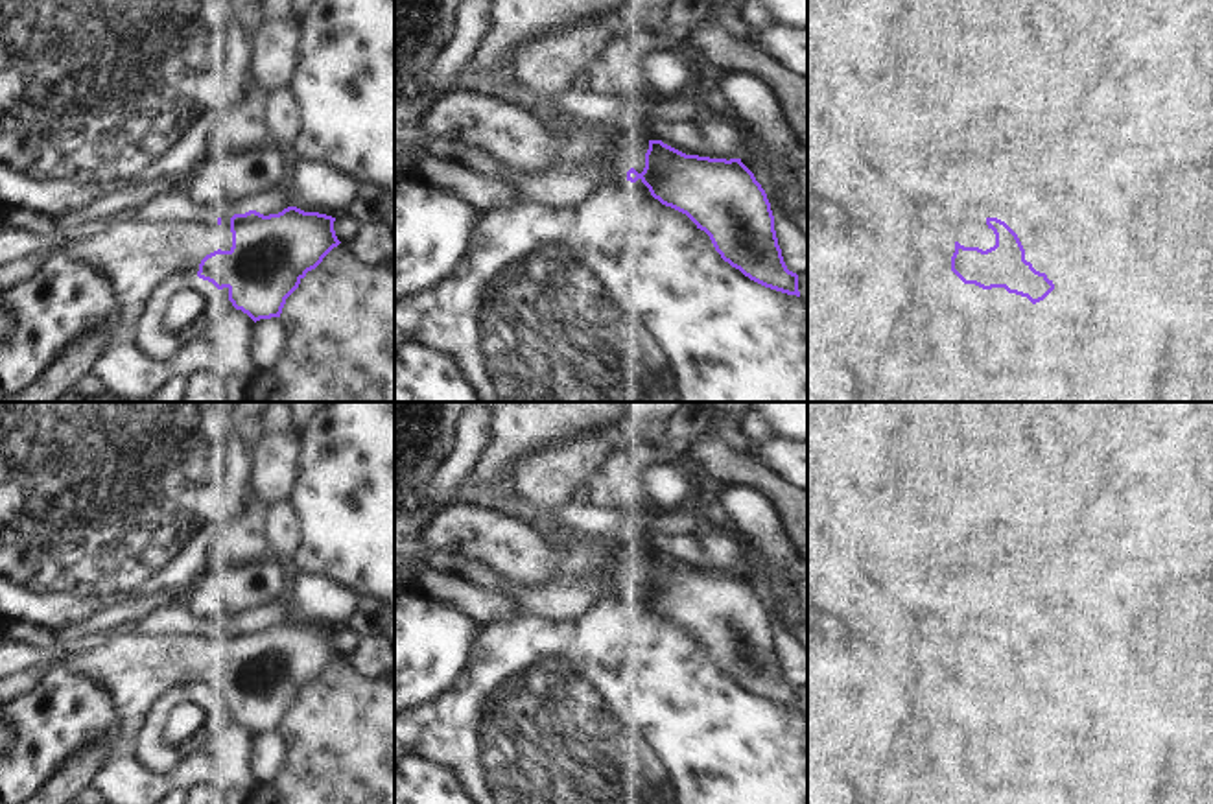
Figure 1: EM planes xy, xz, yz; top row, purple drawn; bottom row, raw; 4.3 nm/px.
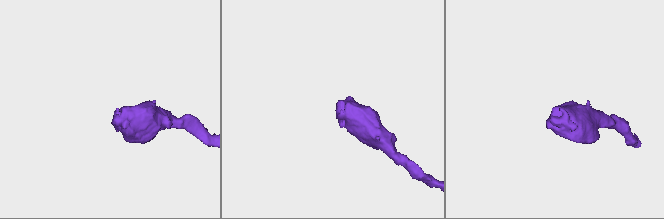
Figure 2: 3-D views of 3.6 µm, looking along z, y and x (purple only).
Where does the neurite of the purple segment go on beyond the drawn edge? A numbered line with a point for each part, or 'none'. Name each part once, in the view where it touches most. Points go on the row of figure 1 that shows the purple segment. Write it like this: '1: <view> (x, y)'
1: xy (137, 257)

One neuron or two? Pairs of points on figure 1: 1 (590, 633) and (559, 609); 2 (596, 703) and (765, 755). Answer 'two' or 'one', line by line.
1: two
2: one

